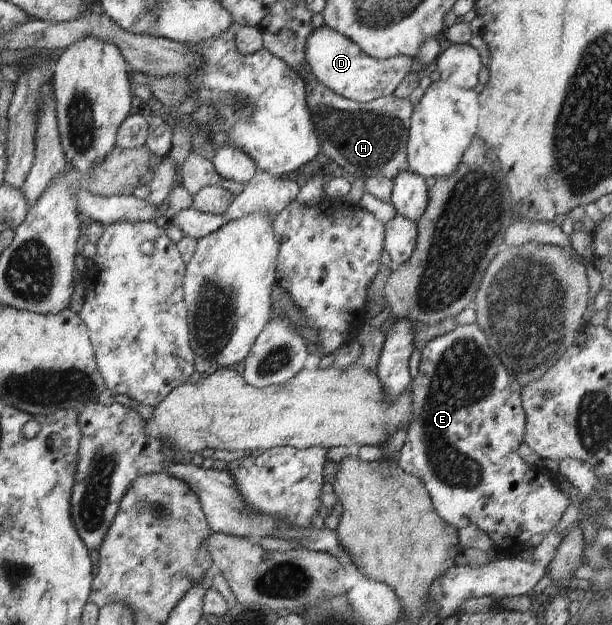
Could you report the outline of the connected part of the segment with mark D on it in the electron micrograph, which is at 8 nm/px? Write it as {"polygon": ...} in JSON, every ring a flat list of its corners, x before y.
{"polygon":[[326,25,313,30,307,41,305,60,312,70,311,74,327,89,354,102,367,103,393,95,396,87,412,71,412,58,398,55,387,59,373,59,348,37,340,35]]}

